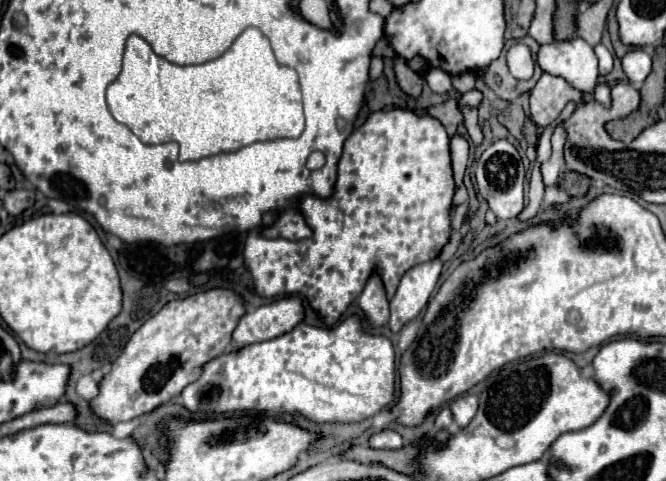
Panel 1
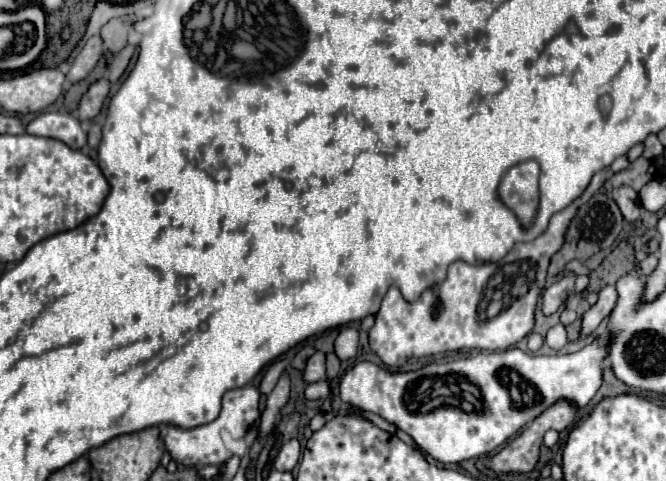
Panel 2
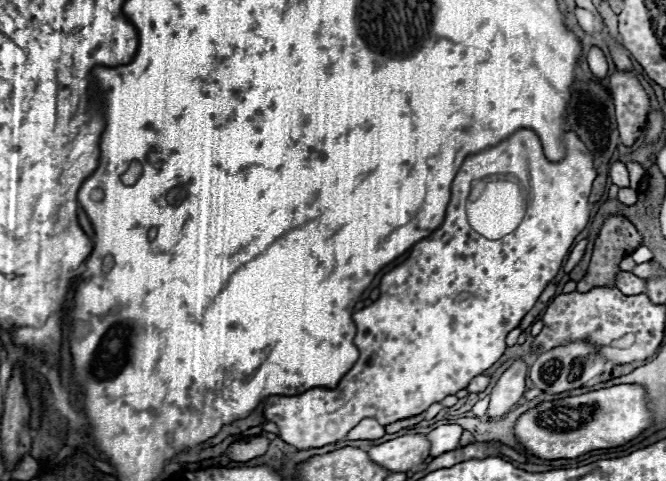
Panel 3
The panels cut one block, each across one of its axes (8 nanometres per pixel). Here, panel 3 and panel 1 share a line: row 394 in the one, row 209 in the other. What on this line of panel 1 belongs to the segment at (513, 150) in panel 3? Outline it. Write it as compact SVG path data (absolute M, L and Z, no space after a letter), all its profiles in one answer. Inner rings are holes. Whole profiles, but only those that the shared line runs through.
M378 110L346 138L344 152L338 160L338 176L332 196L298 196L296 208L300 208L300 214L312 228L312 236L304 240L266 238L260 234L260 228L254 228L246 238L244 262L260 296L274 298L292 292L302 294L326 324L334 324L346 312L350 302L364 290L370 274L380 274L388 298L392 298L408 268L428 262L440 254L450 236L452 196L454 178L444 126L430 116L416 116L410 110Z

